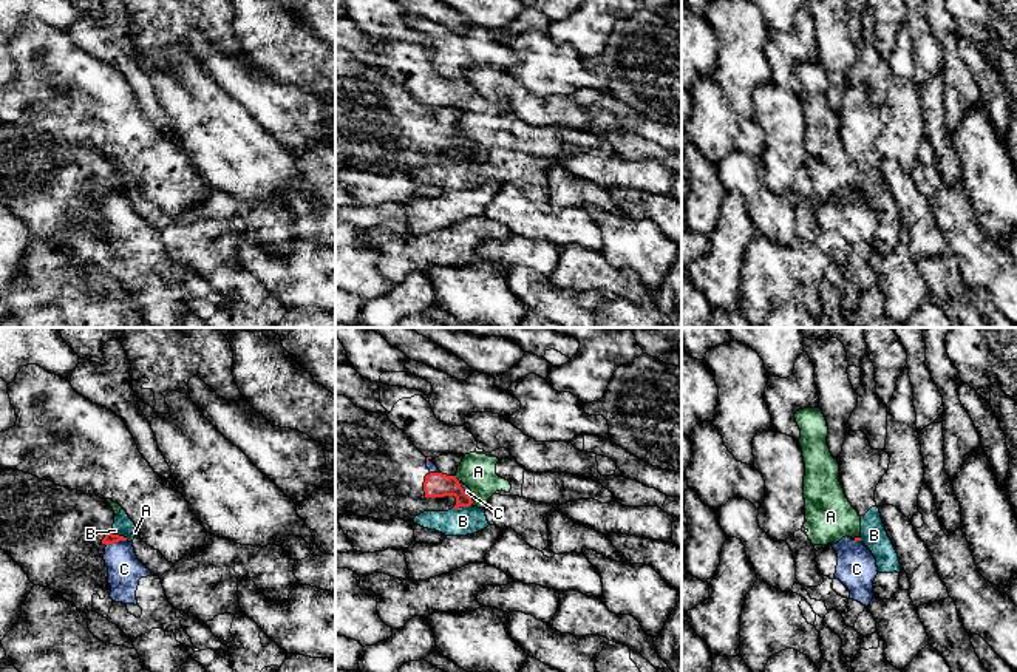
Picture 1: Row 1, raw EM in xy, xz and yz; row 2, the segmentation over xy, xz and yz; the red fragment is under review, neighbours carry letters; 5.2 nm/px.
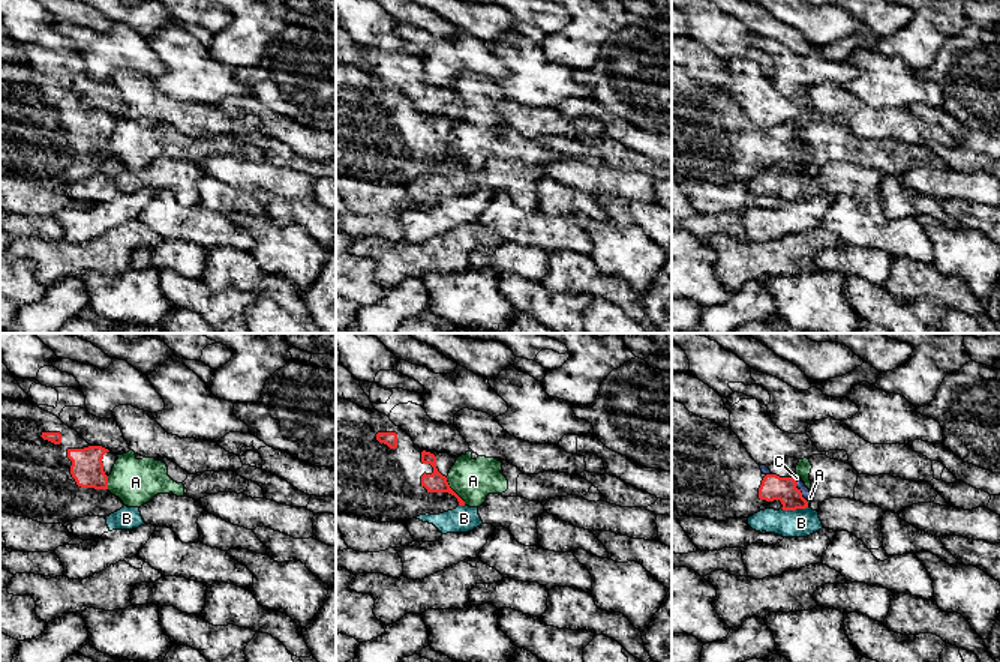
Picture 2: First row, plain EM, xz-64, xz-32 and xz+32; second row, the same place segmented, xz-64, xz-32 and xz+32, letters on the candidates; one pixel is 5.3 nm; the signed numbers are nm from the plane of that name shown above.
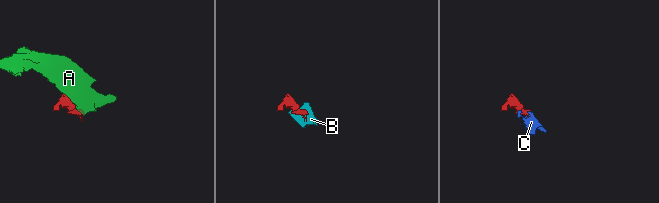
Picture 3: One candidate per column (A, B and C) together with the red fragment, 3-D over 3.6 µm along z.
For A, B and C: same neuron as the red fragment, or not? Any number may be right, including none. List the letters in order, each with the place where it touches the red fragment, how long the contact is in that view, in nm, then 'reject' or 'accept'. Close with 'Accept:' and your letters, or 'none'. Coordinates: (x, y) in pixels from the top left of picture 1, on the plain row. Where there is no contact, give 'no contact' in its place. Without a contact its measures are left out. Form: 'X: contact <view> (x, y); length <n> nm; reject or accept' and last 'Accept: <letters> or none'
A: contact xz (470, 153); length 60 nm; reject
B: contact xy (119, 190); length 100 nm; reject
C: contact xy (116, 195); length 110 nm; accept
Accept: C

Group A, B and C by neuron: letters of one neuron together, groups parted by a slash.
A / B / C

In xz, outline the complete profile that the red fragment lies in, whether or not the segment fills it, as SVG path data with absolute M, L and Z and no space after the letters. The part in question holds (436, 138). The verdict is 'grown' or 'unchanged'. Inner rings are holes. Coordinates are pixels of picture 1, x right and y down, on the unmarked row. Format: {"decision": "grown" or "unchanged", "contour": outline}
{"decision": "grown", "contour": "M335 49L335 165L379 175L413 175L423 165L448 165L473 158L470 142L456 133L464 110L428 114L388 70L357 62Z"}

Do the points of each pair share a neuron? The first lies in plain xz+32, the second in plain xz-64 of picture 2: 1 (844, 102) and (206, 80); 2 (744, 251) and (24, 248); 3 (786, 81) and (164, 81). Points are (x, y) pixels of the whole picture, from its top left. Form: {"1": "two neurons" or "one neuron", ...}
{"1": "two neurons", "2": "one neuron", "3": "two neurons"}

